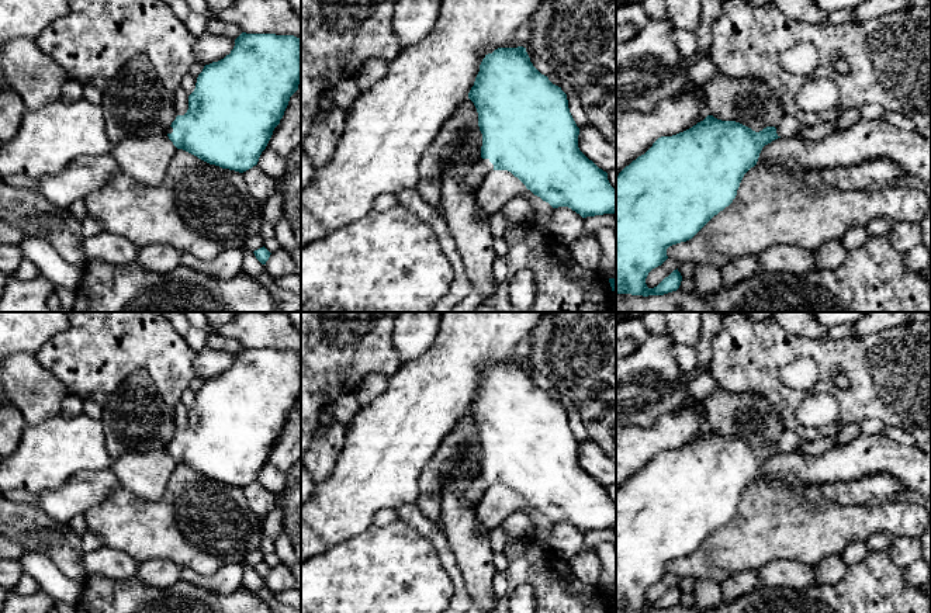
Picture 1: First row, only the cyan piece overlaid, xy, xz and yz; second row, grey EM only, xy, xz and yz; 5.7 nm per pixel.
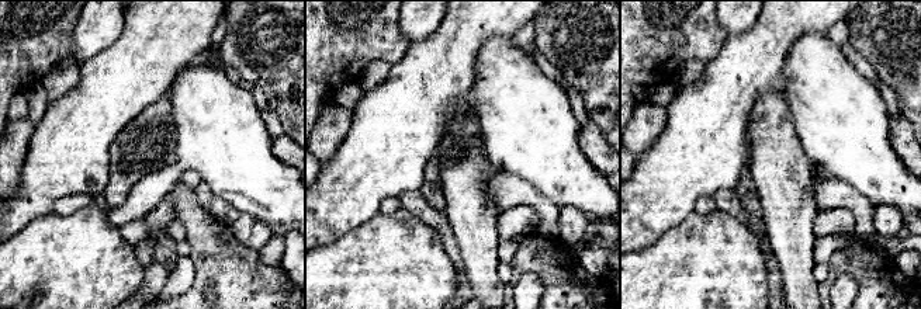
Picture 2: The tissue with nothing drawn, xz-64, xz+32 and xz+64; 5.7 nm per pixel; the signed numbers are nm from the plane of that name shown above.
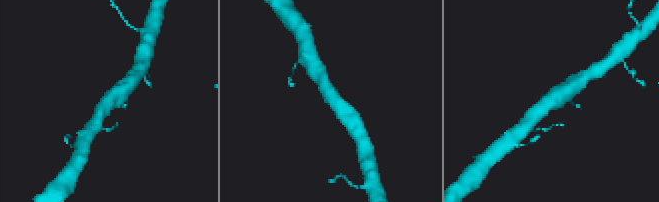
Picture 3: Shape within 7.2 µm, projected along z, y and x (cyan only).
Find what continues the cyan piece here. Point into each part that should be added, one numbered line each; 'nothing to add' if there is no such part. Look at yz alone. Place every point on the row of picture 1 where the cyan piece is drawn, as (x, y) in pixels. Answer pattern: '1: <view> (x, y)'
1: yz (789, 125)

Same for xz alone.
1: xz (474, 179)

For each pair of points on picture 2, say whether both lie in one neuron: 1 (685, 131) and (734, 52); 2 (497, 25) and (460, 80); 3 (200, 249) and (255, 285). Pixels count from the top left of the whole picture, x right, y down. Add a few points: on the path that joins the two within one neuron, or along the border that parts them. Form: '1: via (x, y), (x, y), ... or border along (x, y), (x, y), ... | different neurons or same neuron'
1: via (705, 111), (730, 86), (734, 80), (734, 72) | same neuron
2: via (481, 34), (460, 55), (460, 65) | same neuron
3: via (214, 253), (241, 278) | same neuron

